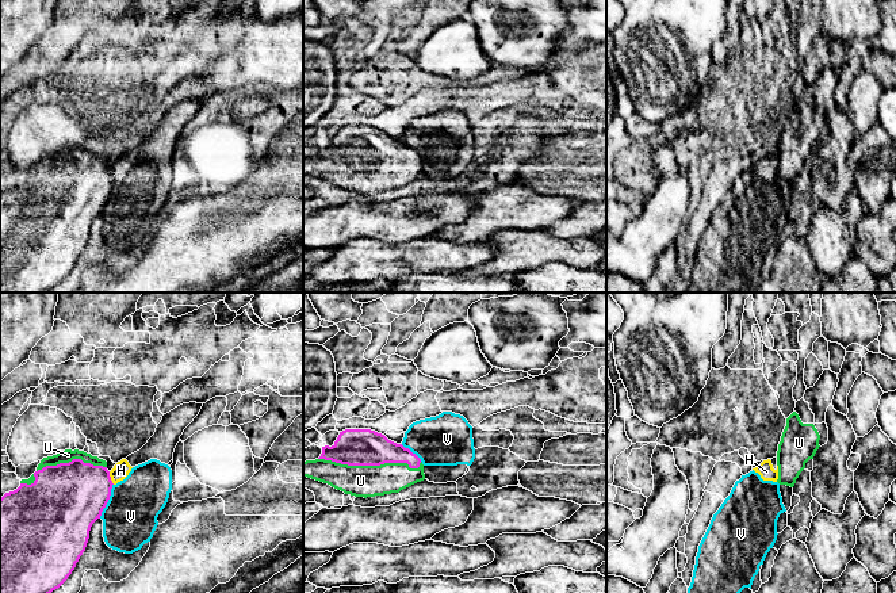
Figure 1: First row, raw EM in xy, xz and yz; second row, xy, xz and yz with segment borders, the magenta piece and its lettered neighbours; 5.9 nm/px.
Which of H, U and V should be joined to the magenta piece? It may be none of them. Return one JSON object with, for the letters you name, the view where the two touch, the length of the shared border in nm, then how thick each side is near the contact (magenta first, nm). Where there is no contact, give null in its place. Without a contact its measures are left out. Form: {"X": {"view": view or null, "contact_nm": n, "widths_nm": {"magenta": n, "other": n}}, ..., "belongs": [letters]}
{"U": {"view": "xz", "contact_nm": 600, "widths_nm": {"magenta": 220, "other": 190}}, "belongs": ["U"]}

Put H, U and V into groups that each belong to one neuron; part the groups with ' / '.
H V / U

